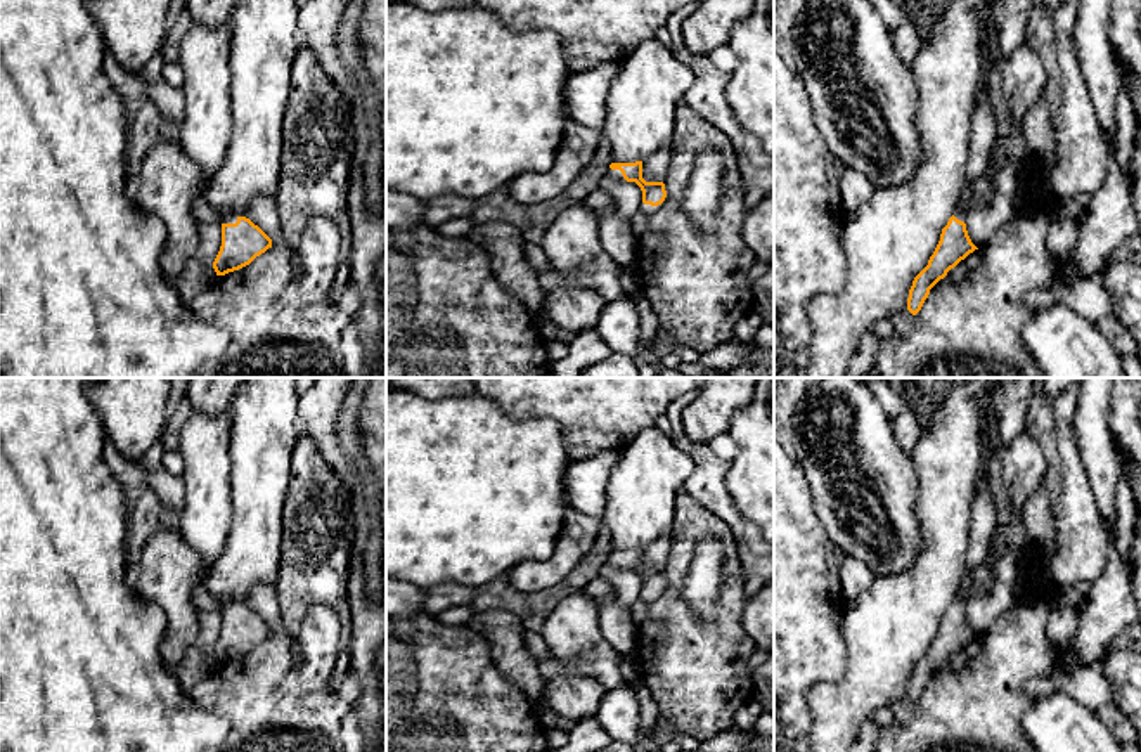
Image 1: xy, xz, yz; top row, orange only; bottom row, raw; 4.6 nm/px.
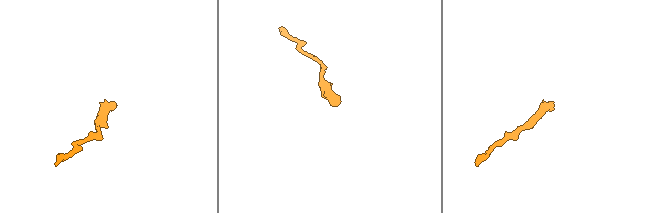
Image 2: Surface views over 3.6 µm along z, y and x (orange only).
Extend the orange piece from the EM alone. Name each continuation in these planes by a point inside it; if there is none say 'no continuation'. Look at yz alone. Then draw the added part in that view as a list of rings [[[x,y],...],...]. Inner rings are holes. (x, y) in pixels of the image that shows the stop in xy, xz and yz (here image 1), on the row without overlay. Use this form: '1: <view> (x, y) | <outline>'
1: yz (961, 603) | [[[970,591],[966,596],[963,598],[956,598],[954,600],[954,605],[961,610],[966,610],[966,605],[971,601],[971,600],[977,600],[977,598],[983,598],[987,596],[987,593],[983,591]]]

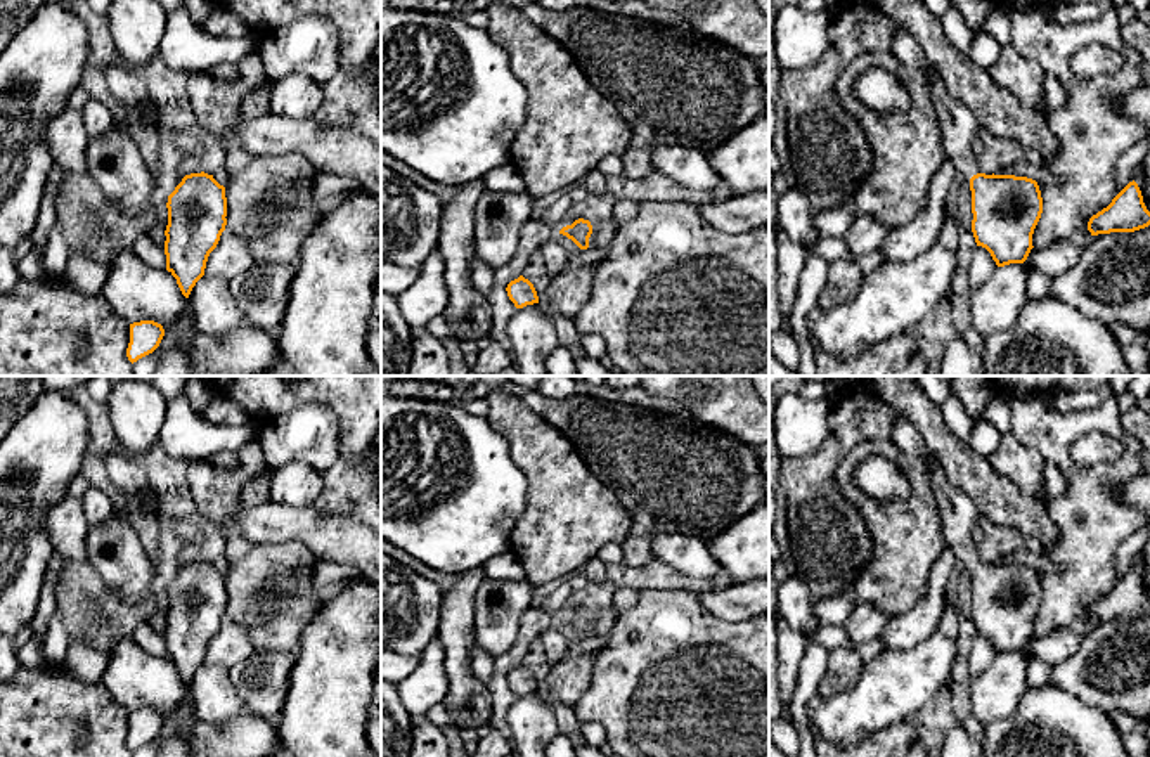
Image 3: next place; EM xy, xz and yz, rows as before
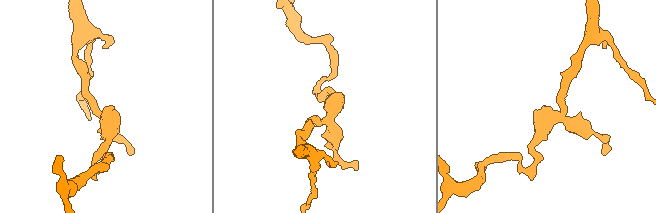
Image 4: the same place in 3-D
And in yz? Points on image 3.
1: yz (958, 513) | [[[894,411],[895,423],[890,440],[906,454],[923,457],[932,466],[932,488],[942,518],[942,534],[956,560],[977,563],[973,523],[979,509],[959,488],[953,487],[935,456],[927,449],[920,431],[901,412]]]

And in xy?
no continuation

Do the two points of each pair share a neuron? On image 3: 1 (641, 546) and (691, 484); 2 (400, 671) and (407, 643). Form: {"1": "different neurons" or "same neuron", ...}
{"1": "same neuron", "2": "different neurons"}

